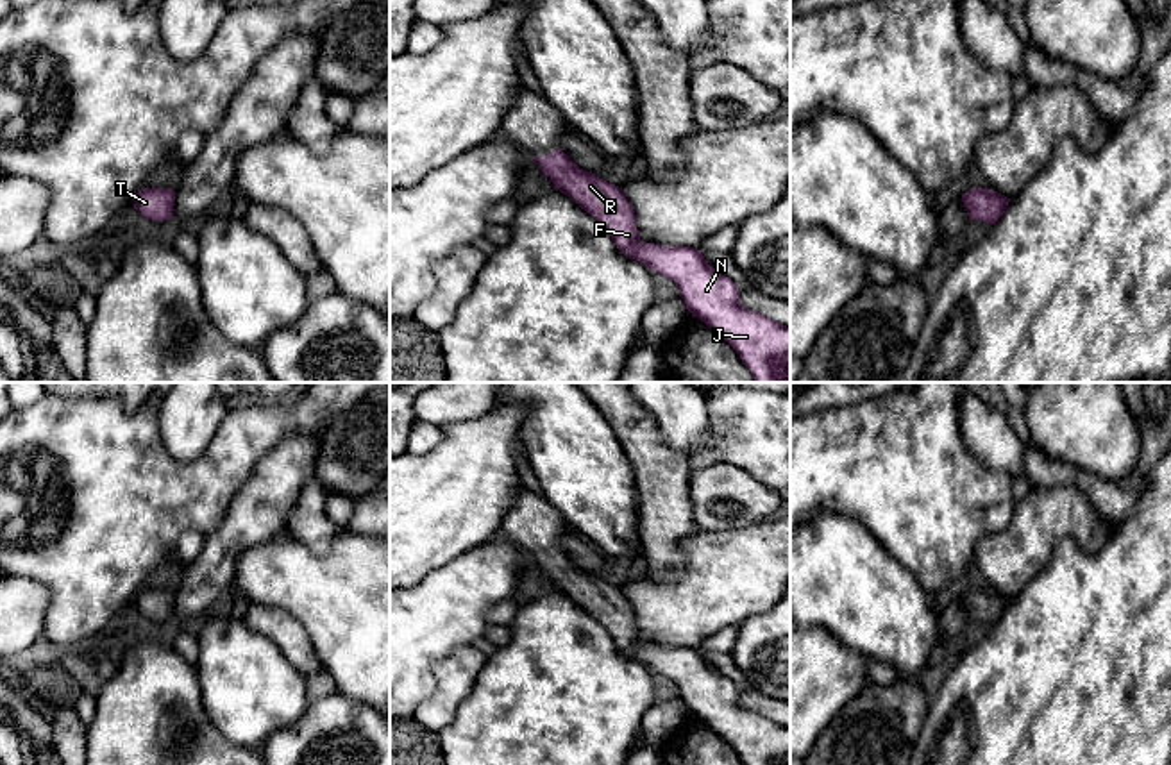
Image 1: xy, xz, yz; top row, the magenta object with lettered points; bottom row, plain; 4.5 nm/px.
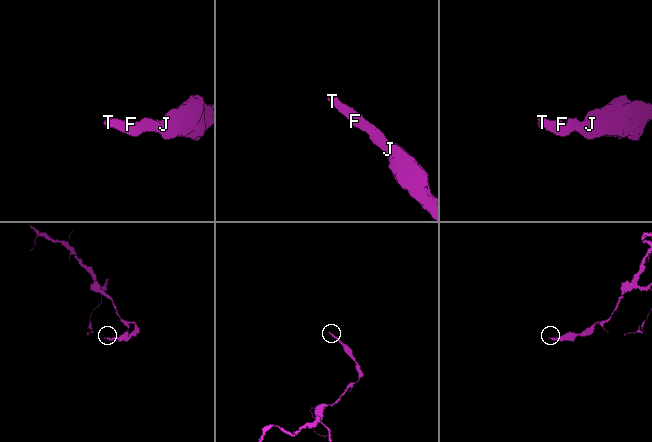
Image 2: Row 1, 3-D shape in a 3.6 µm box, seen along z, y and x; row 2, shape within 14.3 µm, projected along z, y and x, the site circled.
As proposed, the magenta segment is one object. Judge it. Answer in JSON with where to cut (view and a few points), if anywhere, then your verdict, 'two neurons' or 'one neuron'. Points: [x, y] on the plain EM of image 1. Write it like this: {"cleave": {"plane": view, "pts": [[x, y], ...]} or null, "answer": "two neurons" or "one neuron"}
{"cleave": null, "answer": "one neuron"}

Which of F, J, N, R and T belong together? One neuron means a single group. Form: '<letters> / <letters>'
F J N R T

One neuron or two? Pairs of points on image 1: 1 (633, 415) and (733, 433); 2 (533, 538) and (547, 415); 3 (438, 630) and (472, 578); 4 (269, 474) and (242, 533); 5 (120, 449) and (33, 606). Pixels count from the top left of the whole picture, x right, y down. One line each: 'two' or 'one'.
1: two
2: two
3: one
4: one
5: two

